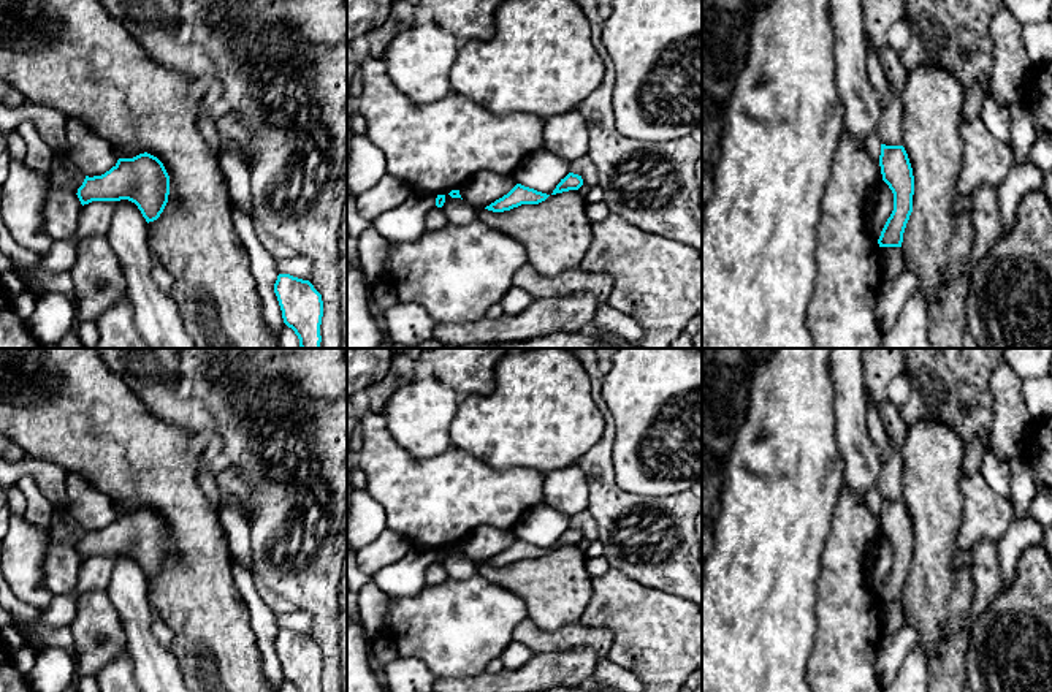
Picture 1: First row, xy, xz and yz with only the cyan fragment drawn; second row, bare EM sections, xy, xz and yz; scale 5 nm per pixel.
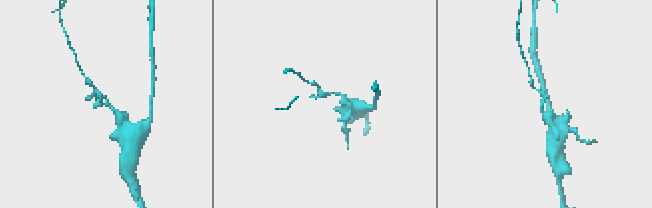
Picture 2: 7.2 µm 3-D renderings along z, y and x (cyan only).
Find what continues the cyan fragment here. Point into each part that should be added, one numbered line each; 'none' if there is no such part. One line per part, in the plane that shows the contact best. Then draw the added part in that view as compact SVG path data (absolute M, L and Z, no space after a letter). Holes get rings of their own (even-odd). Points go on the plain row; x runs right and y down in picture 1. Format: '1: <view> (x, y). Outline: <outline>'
none

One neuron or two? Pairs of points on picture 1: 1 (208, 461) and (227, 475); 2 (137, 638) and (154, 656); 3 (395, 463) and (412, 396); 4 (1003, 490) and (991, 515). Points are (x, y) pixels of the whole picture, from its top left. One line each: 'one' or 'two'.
1: two
2: one
3: two
4: two

